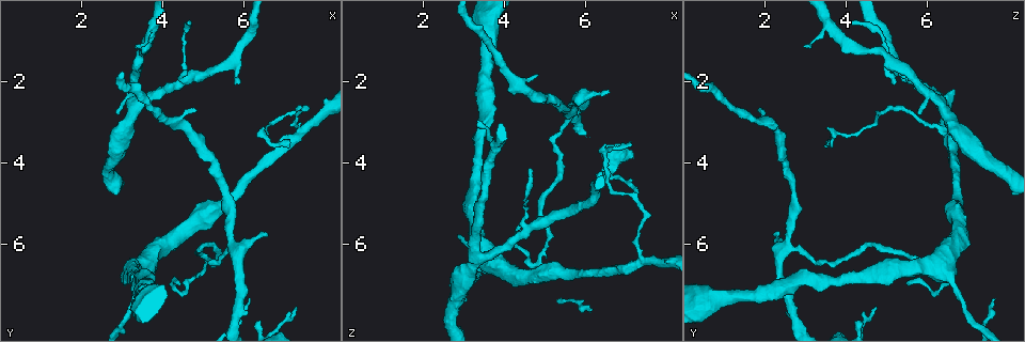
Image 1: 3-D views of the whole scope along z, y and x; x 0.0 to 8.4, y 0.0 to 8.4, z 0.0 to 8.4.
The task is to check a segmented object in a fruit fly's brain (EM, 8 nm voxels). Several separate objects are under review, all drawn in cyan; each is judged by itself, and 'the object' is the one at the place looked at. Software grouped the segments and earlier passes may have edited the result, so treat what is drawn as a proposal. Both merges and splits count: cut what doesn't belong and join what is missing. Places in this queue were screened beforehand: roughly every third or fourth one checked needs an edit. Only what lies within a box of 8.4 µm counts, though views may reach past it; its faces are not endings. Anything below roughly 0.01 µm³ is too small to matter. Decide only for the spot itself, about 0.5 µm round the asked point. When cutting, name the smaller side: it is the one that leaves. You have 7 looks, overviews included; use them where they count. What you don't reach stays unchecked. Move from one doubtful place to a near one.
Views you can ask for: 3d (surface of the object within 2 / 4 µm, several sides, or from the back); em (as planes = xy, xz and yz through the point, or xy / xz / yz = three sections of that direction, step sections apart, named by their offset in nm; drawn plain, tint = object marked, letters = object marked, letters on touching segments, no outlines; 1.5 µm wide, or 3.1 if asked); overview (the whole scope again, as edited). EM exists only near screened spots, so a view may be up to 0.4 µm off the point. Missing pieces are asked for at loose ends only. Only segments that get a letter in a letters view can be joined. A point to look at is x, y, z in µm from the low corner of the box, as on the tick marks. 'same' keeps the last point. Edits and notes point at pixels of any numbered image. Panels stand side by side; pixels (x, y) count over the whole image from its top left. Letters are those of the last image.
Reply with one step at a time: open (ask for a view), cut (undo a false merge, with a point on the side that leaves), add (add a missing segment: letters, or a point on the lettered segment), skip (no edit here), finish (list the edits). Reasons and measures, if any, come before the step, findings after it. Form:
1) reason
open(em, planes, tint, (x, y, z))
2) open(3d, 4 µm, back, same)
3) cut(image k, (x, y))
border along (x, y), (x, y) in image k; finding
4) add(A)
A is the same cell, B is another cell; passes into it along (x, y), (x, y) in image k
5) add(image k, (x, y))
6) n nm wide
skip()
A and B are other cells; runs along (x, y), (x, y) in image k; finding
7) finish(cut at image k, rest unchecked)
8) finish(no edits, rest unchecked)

sudden change in width
open(3d, 2 µm, (4.65, 1.95, 5.60))

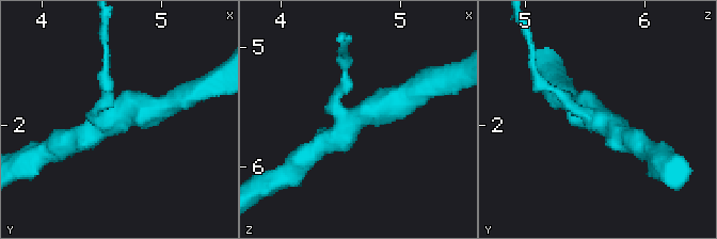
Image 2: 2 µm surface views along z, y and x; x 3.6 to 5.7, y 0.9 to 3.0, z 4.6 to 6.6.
3 arms
open(em, planes, letters, (4.62, 1.94, 5.64))

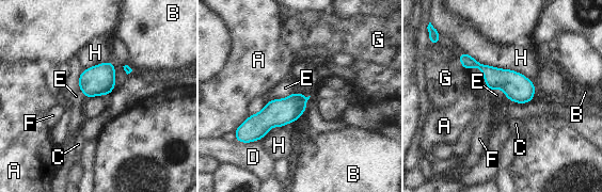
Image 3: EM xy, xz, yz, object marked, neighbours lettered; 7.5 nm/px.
skip()
A, B, C, D, E, F, G and H are other cells; one neuron here

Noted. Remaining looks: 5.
branch stops here
open(em, planes, tint, (2.90, 2.75, 5.75))

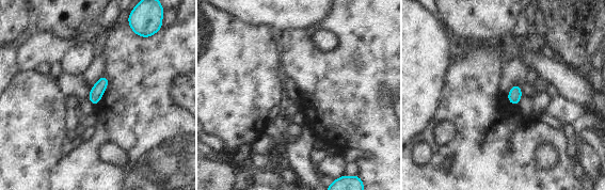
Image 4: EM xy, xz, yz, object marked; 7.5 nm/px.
see the neighbours
open(em, planes, letters, same)

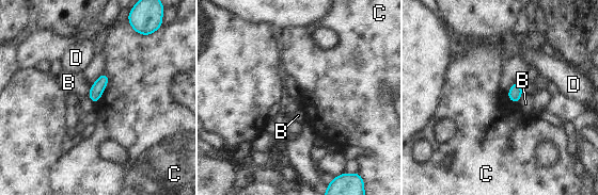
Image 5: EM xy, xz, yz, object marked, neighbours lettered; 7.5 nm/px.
C touches over 260 nm
skip()
B, C and D are other cells; border along (104, 71), (108, 83), (95, 103) in image 5; none of them fits

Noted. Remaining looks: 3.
branch stops here
open(em, yz, step 8, tint, (3.30, 1.10, 2.95))

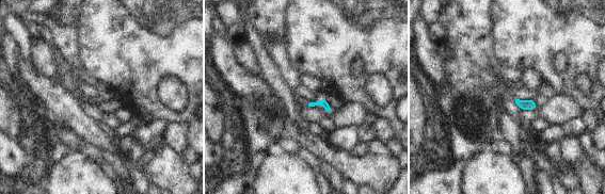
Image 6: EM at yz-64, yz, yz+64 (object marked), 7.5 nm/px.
cut it another way
open(em, planes, letters, same)

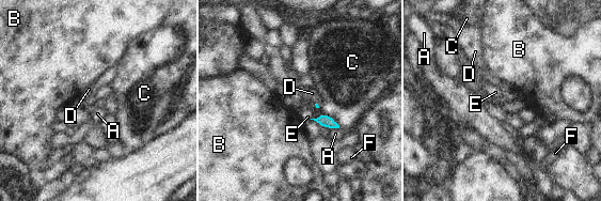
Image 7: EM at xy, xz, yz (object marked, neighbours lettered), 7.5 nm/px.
skip()
A, B, C, D, E and F are other cells; border along (321, 113), (311, 119) in image 7; none of them fits

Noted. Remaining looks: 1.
finish(no edits, rest unchecked)

